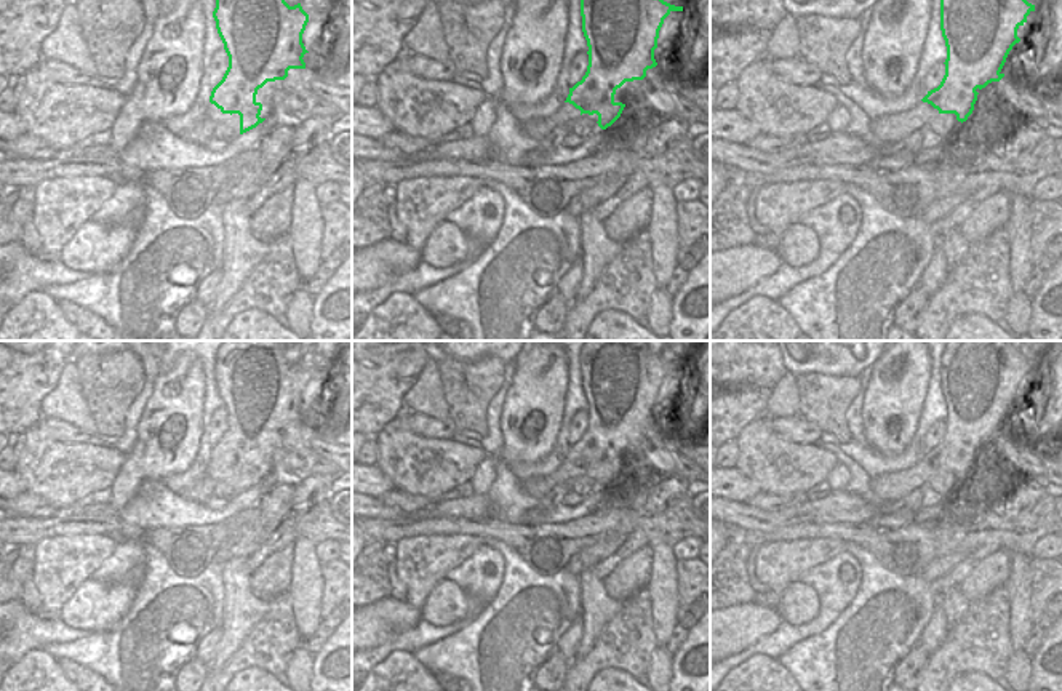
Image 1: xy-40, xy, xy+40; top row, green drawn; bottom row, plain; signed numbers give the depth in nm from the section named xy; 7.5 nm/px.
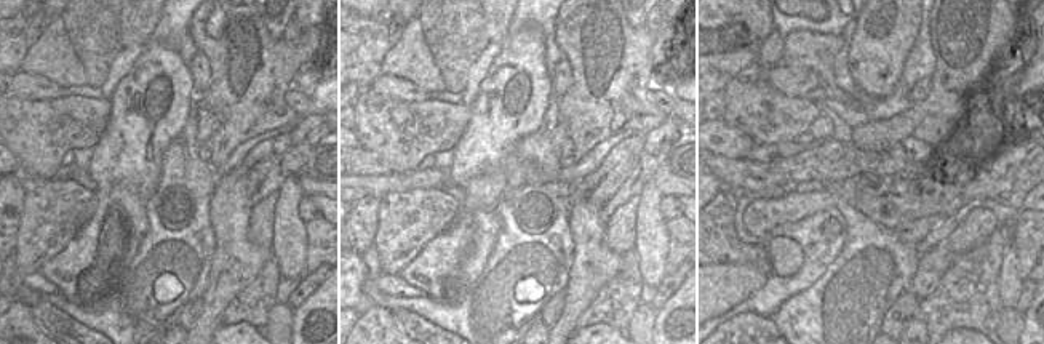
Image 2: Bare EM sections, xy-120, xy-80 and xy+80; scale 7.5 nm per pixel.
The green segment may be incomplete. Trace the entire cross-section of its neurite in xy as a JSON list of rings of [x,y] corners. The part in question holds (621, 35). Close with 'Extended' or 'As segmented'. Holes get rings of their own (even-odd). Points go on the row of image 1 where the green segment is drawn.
[[[581,0],[582,32],[589,46],[589,66],[581,82],[569,88],[565,102],[573,104],[582,114],[598,115],[598,126],[606,130],[622,114],[625,104],[616,102],[616,90],[625,82],[643,80],[646,70],[657,66],[654,50],[659,30],[672,11],[683,6],[664,0]]]. As segmented

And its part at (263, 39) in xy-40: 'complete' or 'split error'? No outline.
complete

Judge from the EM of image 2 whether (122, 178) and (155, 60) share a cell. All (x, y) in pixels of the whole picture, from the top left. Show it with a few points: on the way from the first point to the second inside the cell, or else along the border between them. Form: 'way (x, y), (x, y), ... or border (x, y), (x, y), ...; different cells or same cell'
way (125, 149), (125, 109), (138, 88); same cell

